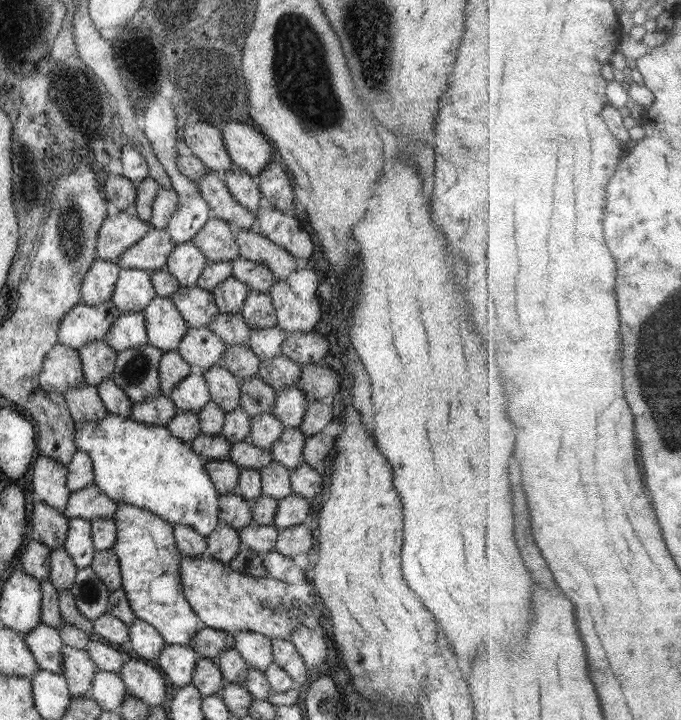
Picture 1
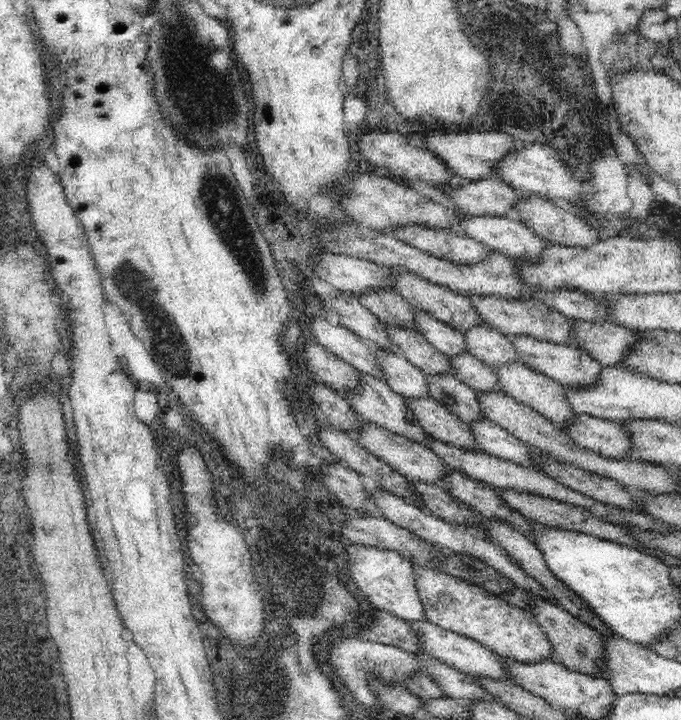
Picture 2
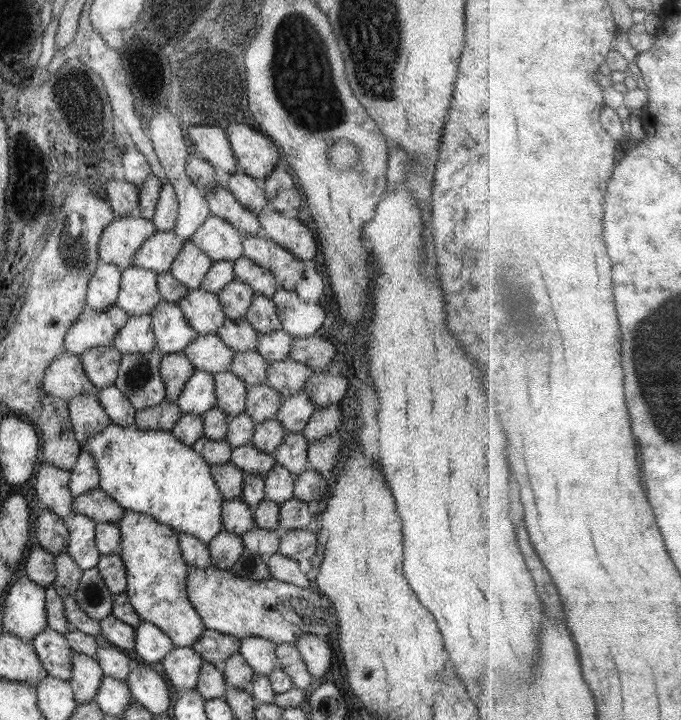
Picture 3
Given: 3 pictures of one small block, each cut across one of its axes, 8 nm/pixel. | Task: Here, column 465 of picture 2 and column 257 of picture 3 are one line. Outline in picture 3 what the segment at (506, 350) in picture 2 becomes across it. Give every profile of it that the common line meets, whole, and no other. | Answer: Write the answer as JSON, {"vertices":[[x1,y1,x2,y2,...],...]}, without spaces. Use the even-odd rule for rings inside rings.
{"vertices":[[244,318,238,320,226,319,224,325,218,328,216,335,235,351,256,350,258,345,258,330]]}

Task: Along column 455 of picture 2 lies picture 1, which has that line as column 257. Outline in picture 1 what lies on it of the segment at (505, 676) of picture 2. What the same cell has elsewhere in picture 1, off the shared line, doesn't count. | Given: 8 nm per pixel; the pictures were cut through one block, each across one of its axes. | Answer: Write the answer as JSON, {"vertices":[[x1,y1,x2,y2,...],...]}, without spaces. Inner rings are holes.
{"vertices":[[238,631,233,636,233,649,242,655,250,667,266,672,266,668,274,662,272,639,250,631]]}

